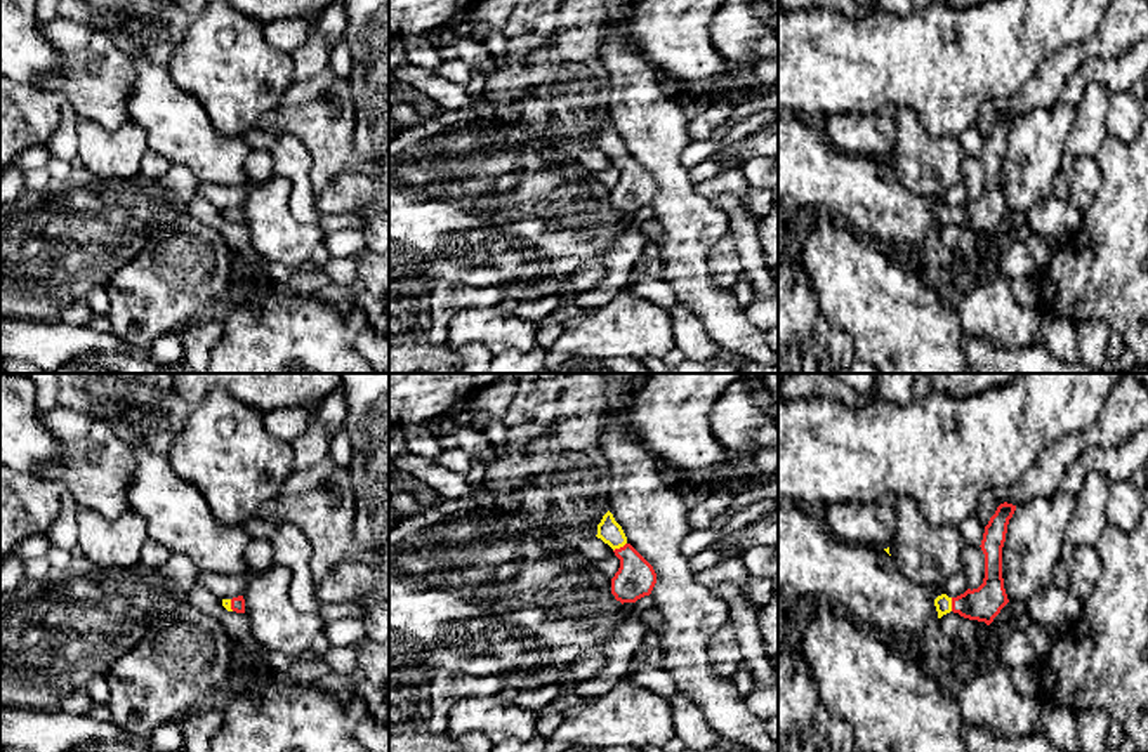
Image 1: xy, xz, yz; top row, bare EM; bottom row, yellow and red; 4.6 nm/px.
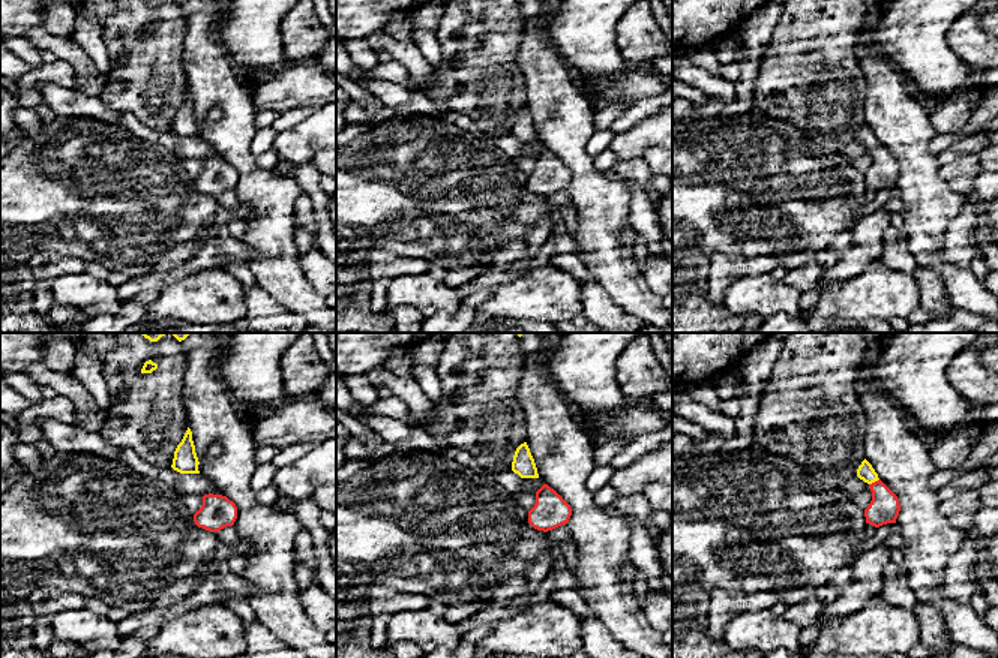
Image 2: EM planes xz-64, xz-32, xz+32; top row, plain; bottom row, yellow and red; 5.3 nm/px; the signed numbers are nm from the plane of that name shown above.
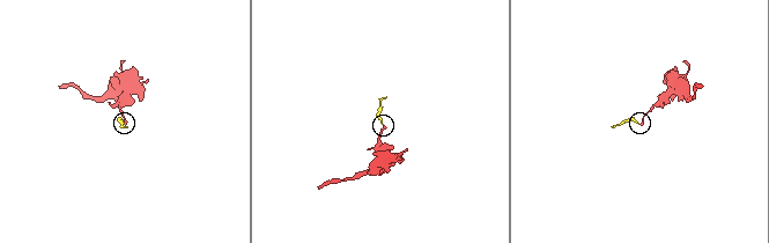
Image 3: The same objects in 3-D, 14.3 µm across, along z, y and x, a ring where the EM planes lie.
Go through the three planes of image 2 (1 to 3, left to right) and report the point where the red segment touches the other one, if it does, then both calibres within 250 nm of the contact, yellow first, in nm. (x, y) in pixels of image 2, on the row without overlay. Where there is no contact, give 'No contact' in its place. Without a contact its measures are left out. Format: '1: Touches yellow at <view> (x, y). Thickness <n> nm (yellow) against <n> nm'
1: No contact
2: No contact
3: Touches yellow at xz+32 (874, 146). Thickness 90 nm (yellow) against 160 nm

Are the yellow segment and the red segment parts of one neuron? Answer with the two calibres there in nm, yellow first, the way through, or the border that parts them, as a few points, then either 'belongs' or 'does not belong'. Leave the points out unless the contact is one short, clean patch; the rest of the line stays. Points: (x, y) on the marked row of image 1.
110/180 nm | across xz (610, 532), (619, 547), (631, 560), (636, 577) | belongs

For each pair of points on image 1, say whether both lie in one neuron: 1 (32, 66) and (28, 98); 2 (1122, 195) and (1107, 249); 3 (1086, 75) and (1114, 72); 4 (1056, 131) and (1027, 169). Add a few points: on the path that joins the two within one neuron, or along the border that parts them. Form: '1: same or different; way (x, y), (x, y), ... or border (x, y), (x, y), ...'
1: different; border (18, 80), (35, 85)
2: same; way (1122, 209), (1115, 235)
3: same; way (1093, 72), (1107, 72)
4: same; way (1048, 139), (1034, 153), (1032, 160)

